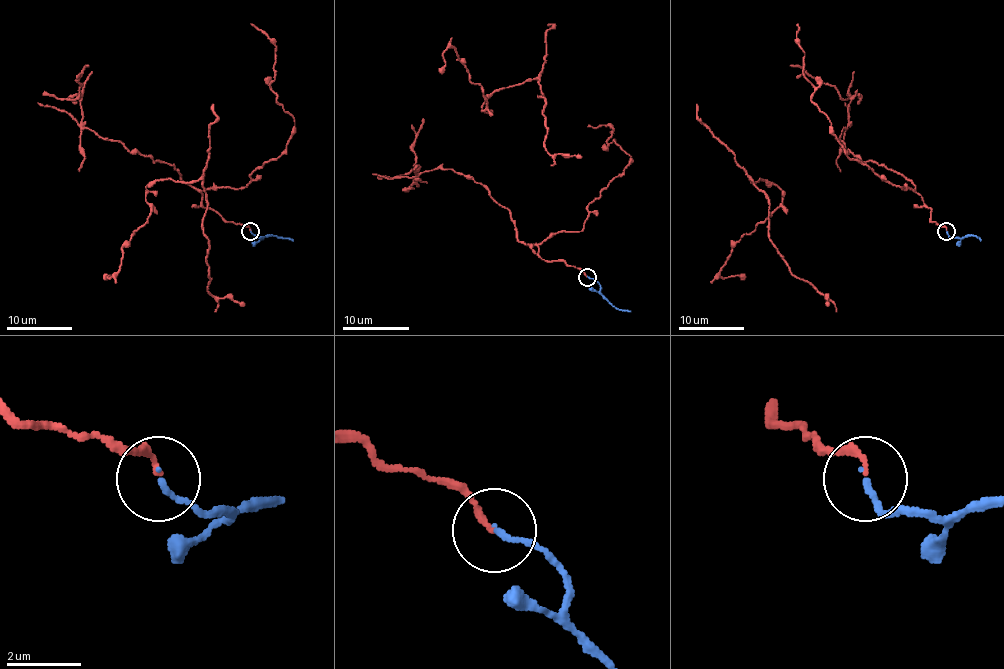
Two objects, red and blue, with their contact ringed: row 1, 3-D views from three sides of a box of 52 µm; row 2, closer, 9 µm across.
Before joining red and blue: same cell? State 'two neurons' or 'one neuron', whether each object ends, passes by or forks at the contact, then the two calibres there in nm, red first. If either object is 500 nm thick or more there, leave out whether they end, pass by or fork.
two neurons; red ends; blue ends; calibres 160 and 150 nm

